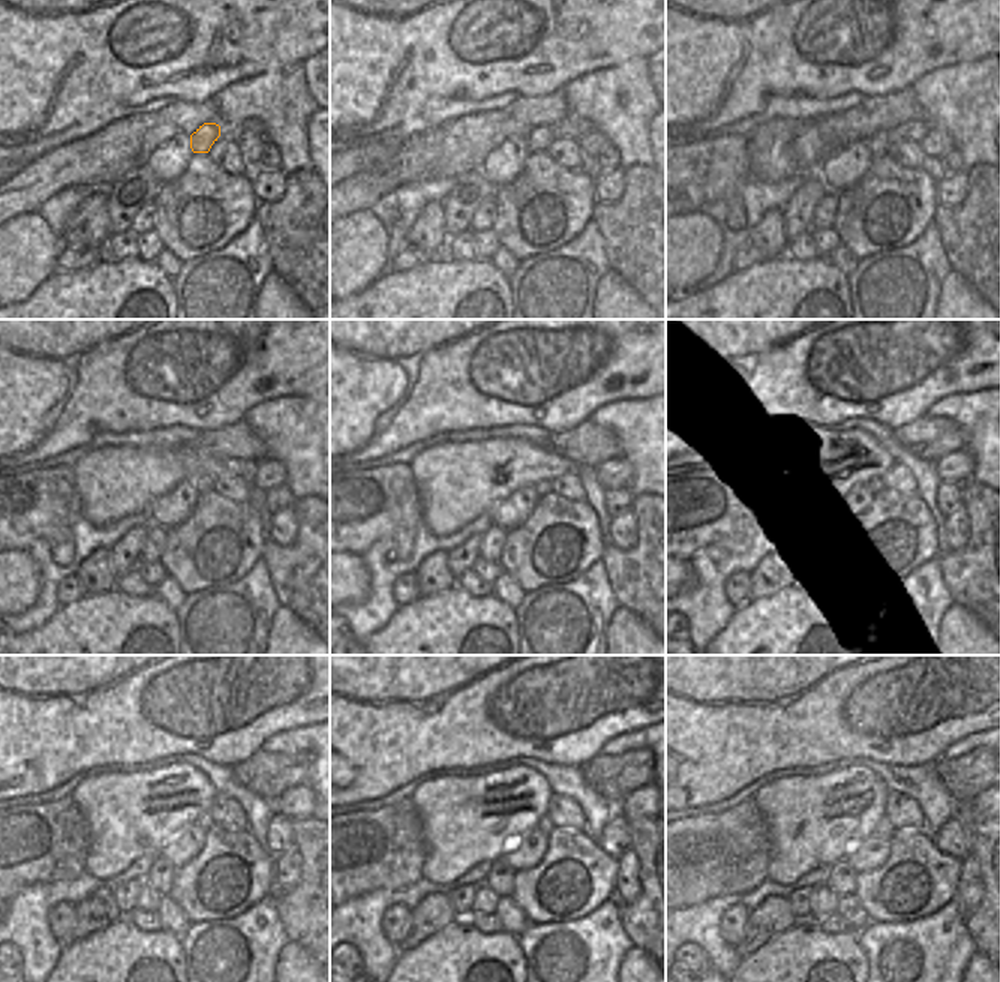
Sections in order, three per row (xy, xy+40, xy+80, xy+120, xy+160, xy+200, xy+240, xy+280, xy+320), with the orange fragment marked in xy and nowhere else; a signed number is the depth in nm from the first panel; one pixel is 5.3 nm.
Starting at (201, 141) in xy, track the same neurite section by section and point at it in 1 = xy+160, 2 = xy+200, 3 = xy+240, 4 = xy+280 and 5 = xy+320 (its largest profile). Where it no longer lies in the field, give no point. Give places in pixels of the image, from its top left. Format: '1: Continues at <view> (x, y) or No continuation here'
1: Continues at xy+160 (543, 486)
2: Continues at xy+200 (876, 486)
3: Continues at xy+240 (204, 822)
4: Continues at xy+280 (544, 825)
5: Continues at xy+320 (885, 829).

